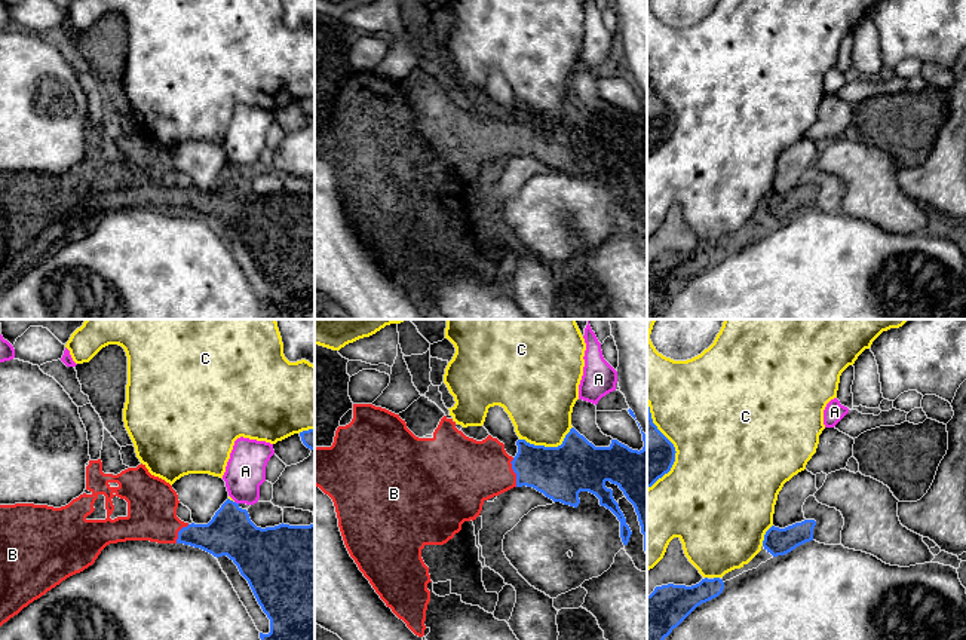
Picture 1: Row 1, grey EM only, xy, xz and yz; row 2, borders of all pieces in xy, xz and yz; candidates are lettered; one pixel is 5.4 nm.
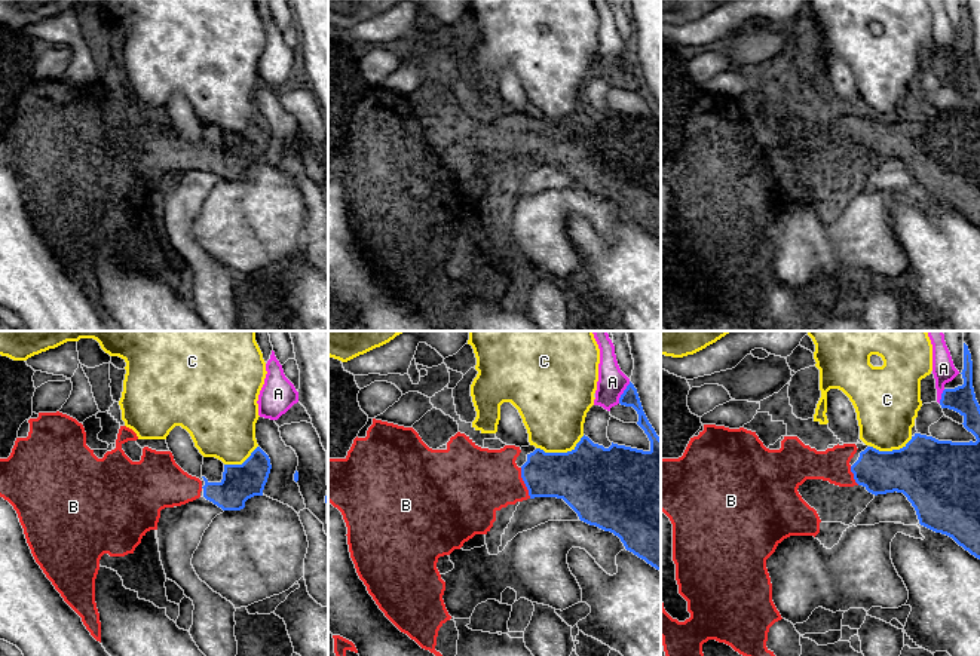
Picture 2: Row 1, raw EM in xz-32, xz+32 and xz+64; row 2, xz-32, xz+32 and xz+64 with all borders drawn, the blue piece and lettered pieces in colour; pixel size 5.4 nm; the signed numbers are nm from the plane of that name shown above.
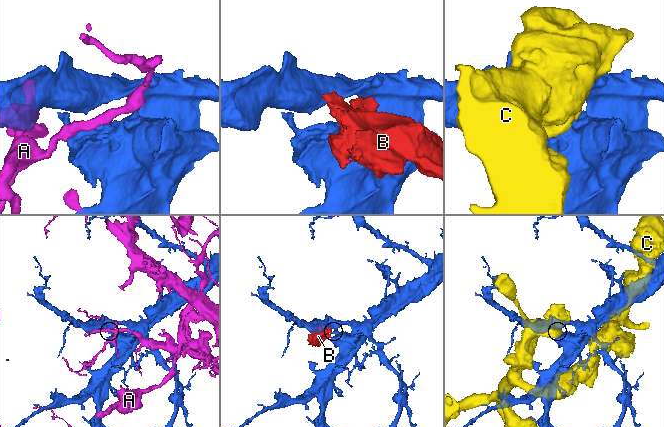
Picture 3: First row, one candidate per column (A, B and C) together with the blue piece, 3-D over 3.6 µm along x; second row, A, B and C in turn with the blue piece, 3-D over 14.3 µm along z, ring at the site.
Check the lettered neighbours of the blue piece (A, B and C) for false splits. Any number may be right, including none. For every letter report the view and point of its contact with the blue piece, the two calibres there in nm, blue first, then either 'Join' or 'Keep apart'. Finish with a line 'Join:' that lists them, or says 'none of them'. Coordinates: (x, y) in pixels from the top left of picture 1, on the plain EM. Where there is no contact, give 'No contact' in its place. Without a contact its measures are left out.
A: Touches blue at xy (235, 170). Thickness 260 nm (blue) against 220 nm. Keep apart
B: Touches blue at xz (514, 138). Thickness 280 nm (blue) against 360 nm. Join
C: Touches blue at xz (548, 115). Thickness 300 nm (blue) against 360 nm. Keep apart
Join: B

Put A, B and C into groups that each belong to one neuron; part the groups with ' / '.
A / B / C

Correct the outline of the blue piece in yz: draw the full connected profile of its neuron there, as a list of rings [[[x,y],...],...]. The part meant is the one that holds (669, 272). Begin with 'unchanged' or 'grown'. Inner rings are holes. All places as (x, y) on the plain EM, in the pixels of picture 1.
unchanged; [[[720,245],[702,246],[699,251],[662,252],[647,263],[647,319],[659,319],[663,307],[697,273],[718,264],[724,257]]]

